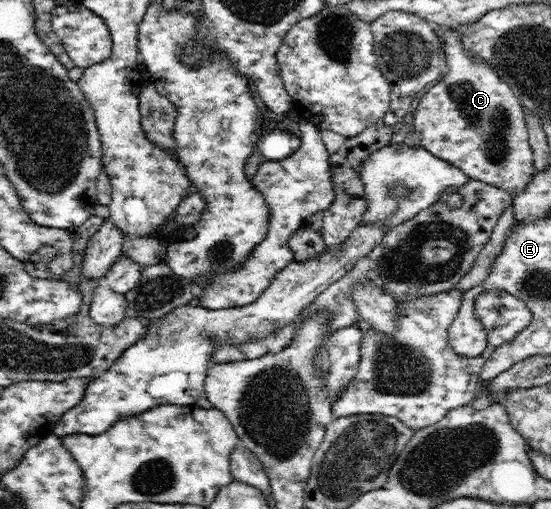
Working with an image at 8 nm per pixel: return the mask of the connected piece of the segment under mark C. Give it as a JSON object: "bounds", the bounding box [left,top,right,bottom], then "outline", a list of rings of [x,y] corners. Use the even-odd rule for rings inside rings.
{"bounds":[414,30,535,195],"outline":[[[441,30],[441,39],[444,43],[443,50],[446,56],[445,64],[447,71],[443,73],[440,81],[422,96],[414,111],[414,132],[420,138],[420,145],[427,149],[427,151],[430,151],[435,157],[440,157],[445,161],[451,162],[455,167],[461,169],[465,175],[468,175],[470,179],[484,181],[488,185],[493,185],[511,194],[517,195],[521,193],[521,191],[526,190],[526,187],[535,175],[534,153],[531,149],[531,144],[528,142],[528,127],[526,126],[527,122],[523,113],[523,106],[521,106],[521,99],[513,92],[507,82],[499,78],[497,72],[489,65],[489,62],[478,59],[475,55],[470,55],[467,51],[464,51],[460,34],[456,30]]]}

